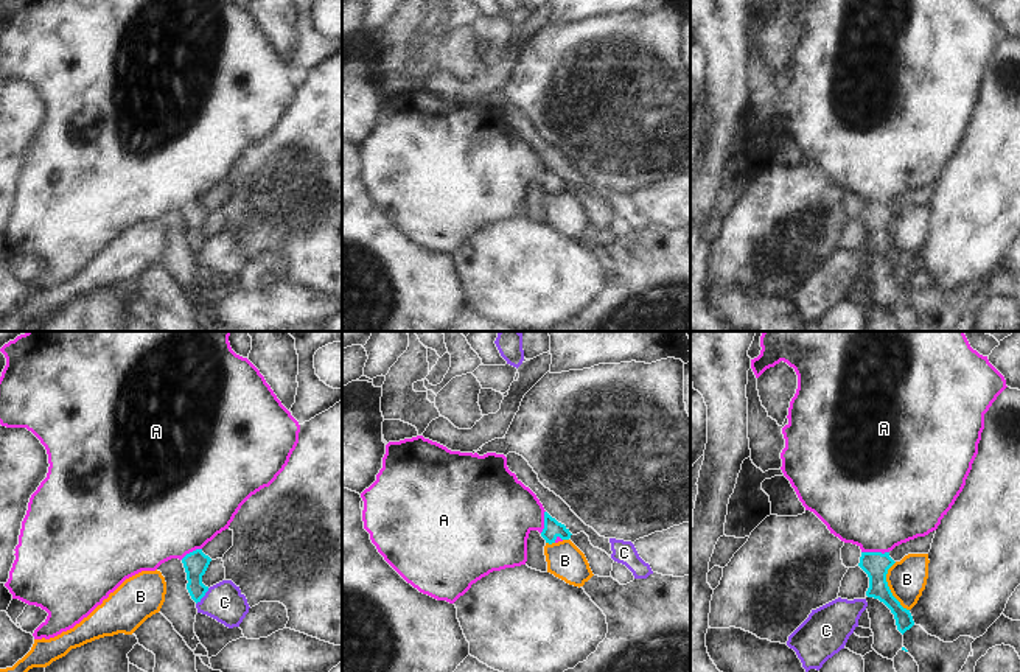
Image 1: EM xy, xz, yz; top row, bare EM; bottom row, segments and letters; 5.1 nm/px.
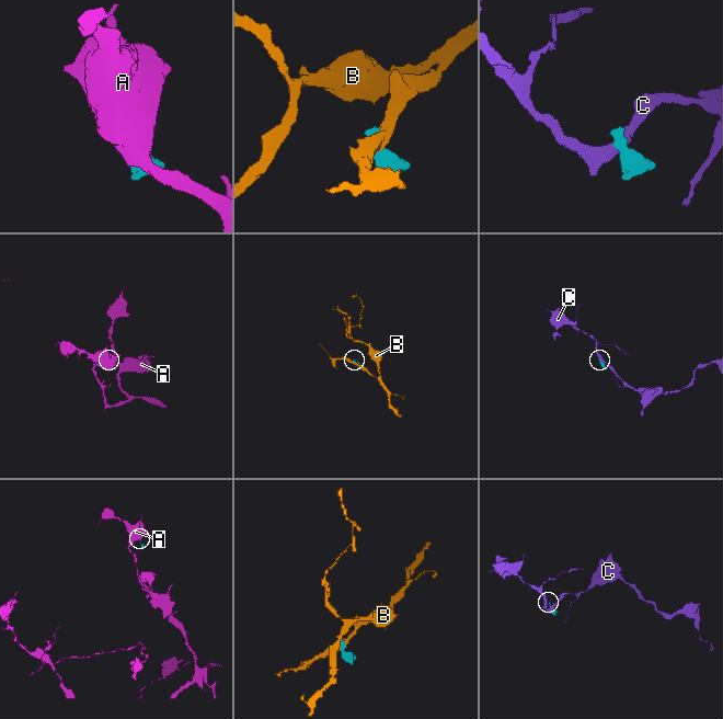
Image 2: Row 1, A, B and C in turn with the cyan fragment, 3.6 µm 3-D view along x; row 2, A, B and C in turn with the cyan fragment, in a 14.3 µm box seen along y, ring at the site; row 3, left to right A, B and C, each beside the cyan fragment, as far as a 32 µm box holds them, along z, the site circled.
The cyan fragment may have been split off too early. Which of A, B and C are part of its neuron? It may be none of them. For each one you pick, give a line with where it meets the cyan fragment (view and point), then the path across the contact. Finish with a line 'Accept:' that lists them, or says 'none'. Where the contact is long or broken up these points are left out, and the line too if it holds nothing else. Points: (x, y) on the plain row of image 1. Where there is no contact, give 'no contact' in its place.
A: contact yz (876, 204); way yz (876, 216), (876, 204), (877, 156)
Accept: A

